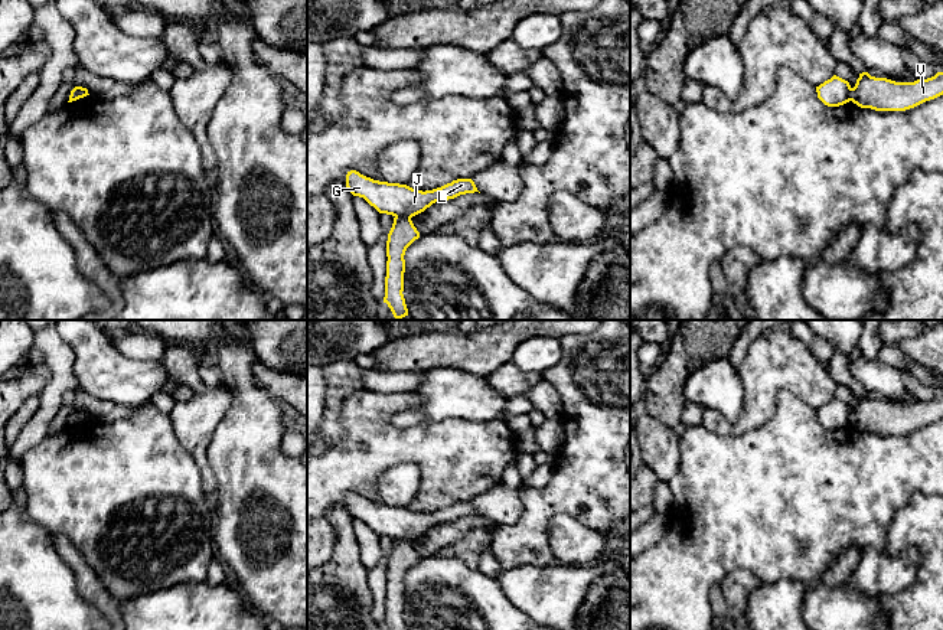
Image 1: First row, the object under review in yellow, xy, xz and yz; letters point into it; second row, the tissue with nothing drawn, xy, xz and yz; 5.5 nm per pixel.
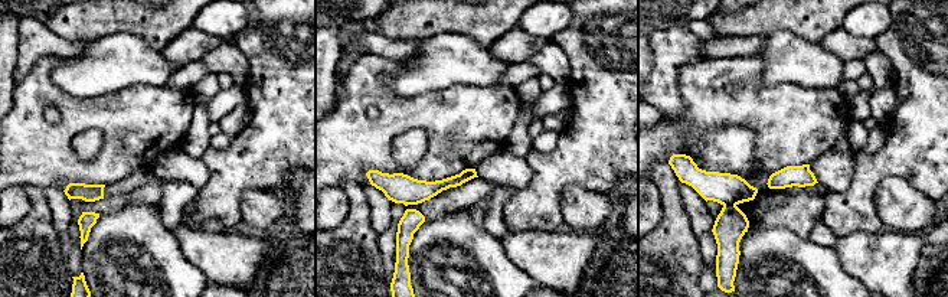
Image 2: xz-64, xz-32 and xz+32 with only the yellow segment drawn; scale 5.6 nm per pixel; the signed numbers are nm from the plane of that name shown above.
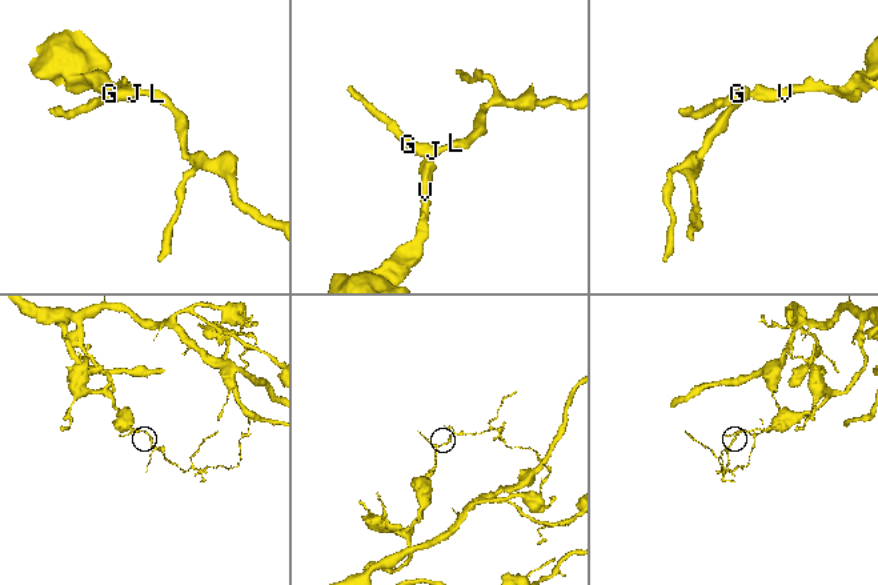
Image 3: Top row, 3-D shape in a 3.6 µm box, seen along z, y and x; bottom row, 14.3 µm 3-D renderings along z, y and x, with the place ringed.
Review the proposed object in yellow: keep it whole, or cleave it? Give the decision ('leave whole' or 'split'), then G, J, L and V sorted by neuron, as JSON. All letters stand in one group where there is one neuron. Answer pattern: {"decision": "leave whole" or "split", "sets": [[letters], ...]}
{"decision": "split", "sets": [["G", "J", "L"], ["V"]]}

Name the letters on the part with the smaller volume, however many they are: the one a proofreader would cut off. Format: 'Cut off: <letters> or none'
Cut off: G, J, L

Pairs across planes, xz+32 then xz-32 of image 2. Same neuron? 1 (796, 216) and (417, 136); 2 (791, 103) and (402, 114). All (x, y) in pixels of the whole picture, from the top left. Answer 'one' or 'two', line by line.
1: one
2: one

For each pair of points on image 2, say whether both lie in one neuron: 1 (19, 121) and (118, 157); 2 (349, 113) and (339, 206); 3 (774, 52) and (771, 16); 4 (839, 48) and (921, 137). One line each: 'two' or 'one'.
1: one
2: two
3: two
4: two

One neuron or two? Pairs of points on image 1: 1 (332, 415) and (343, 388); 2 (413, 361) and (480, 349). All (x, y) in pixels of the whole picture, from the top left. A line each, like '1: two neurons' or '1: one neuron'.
1: one neuron
2: one neuron

